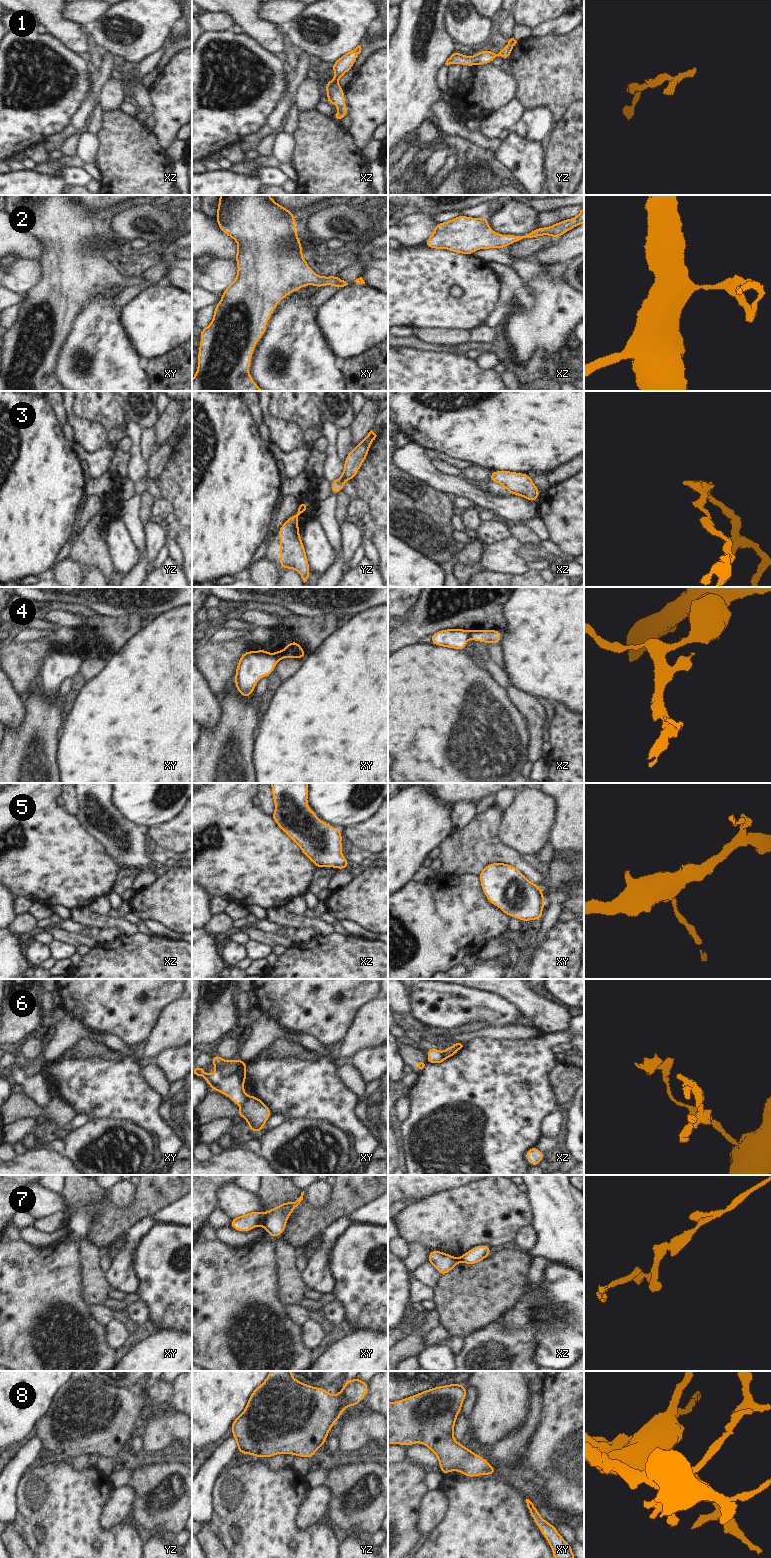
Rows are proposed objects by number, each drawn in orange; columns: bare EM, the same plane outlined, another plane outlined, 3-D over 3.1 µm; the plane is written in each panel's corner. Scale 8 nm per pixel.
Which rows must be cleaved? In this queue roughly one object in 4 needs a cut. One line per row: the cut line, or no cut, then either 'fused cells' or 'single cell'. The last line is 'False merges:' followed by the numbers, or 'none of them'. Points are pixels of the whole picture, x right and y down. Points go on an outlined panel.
1: no cut | single cell
2: no cut | single cell
3: no cut | single cell
4: xz (471, 631), (468, 637) | fused cells
5: no cut | single cell
6: xy (248, 1096), (243, 1102) | fused cells
7: xy (263, 1214), (260, 1224) | fused cells
8: no cut | single cell
False merges: 4, 6, 7

